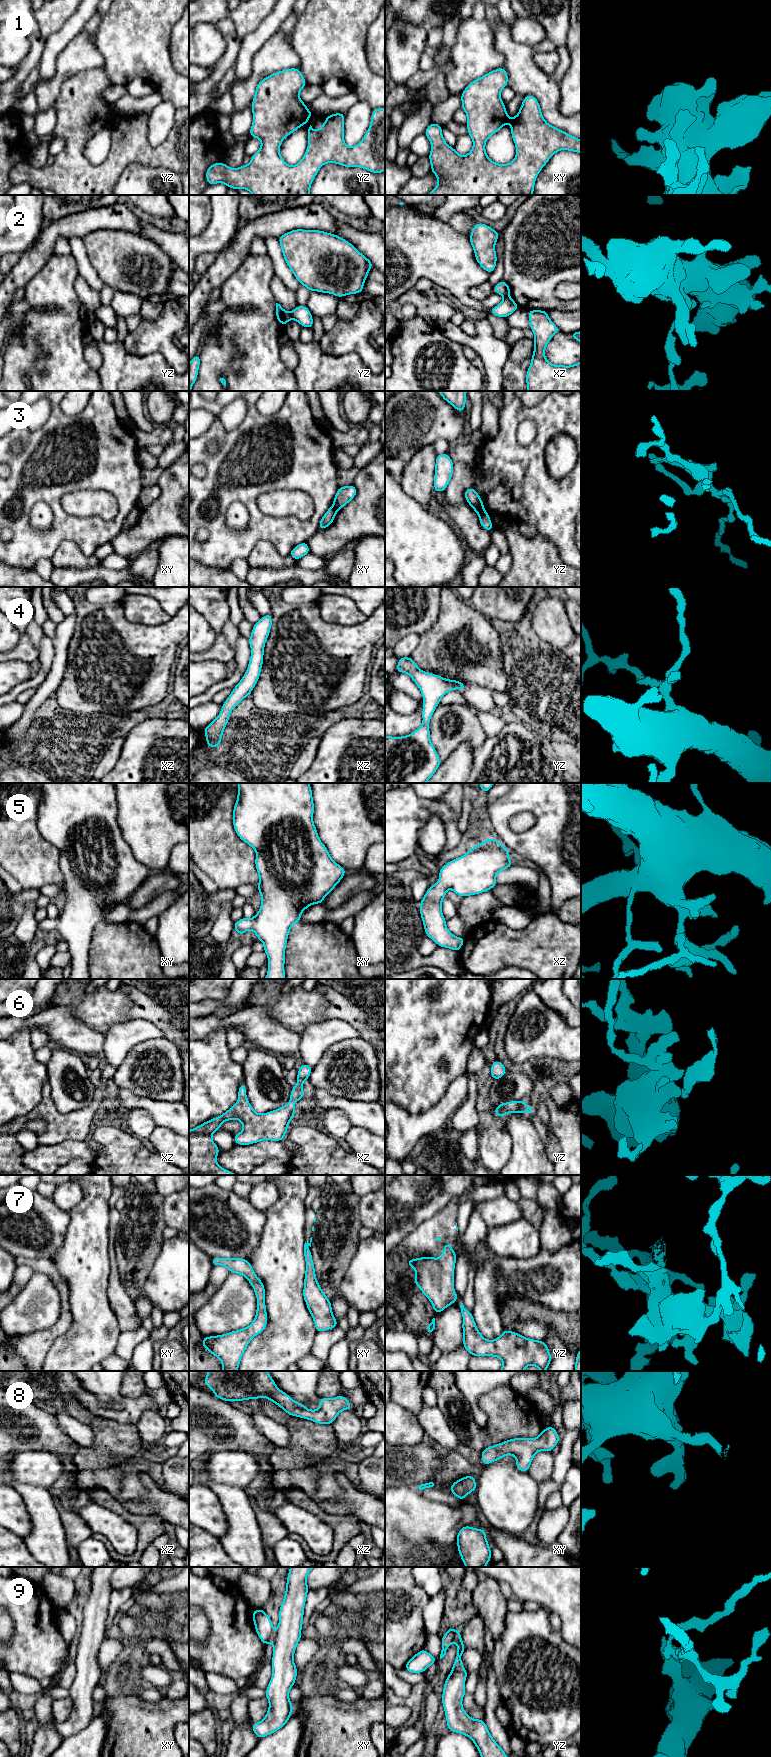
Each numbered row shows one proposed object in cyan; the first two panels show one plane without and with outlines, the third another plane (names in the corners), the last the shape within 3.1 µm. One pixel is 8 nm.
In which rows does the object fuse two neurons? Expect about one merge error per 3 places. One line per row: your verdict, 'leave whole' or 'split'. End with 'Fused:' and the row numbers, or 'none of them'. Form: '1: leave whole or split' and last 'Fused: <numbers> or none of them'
1: leave whole
2: split
3: split
4: leave whole
5: leave whole
6: leave whole
7: leave whole
8: leave whole
9: split
Fused: 2, 3, 9

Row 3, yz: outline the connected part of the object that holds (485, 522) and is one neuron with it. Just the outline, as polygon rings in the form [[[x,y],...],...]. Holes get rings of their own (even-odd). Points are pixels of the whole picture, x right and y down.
[[[472,506],[473,510],[478,514],[479,516],[479,520],[480,520],[480,525],[488,530],[488,531],[492,531],[494,529],[492,522],[490,520],[489,514],[487,511],[485,510],[480,510],[477,507]]]

